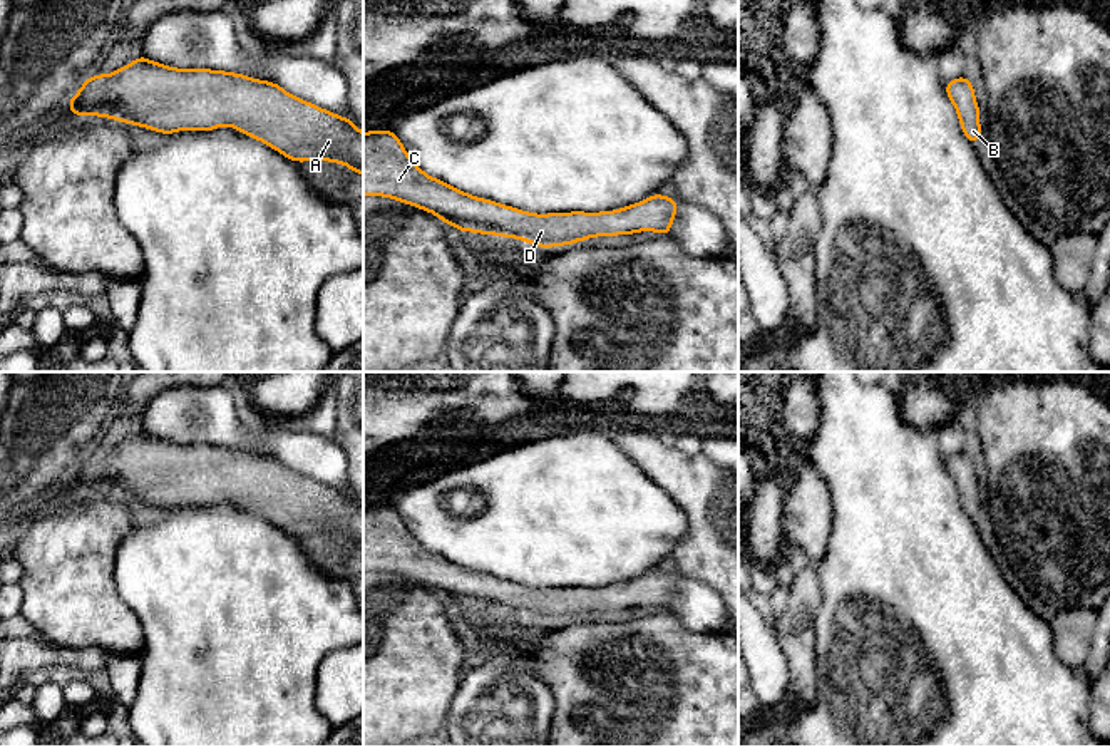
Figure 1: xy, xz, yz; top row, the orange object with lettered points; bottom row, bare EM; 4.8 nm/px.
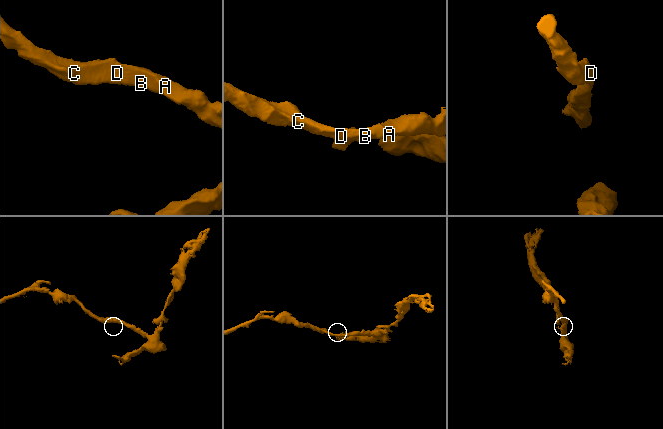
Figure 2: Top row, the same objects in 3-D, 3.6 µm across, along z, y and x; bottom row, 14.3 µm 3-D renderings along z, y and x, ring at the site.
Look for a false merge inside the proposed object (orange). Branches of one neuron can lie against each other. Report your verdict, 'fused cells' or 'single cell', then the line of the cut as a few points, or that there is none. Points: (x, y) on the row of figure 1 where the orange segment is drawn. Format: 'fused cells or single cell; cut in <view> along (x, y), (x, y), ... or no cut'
single cell; no cut

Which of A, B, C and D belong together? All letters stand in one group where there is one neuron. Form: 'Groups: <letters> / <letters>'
Groups: A B C D

